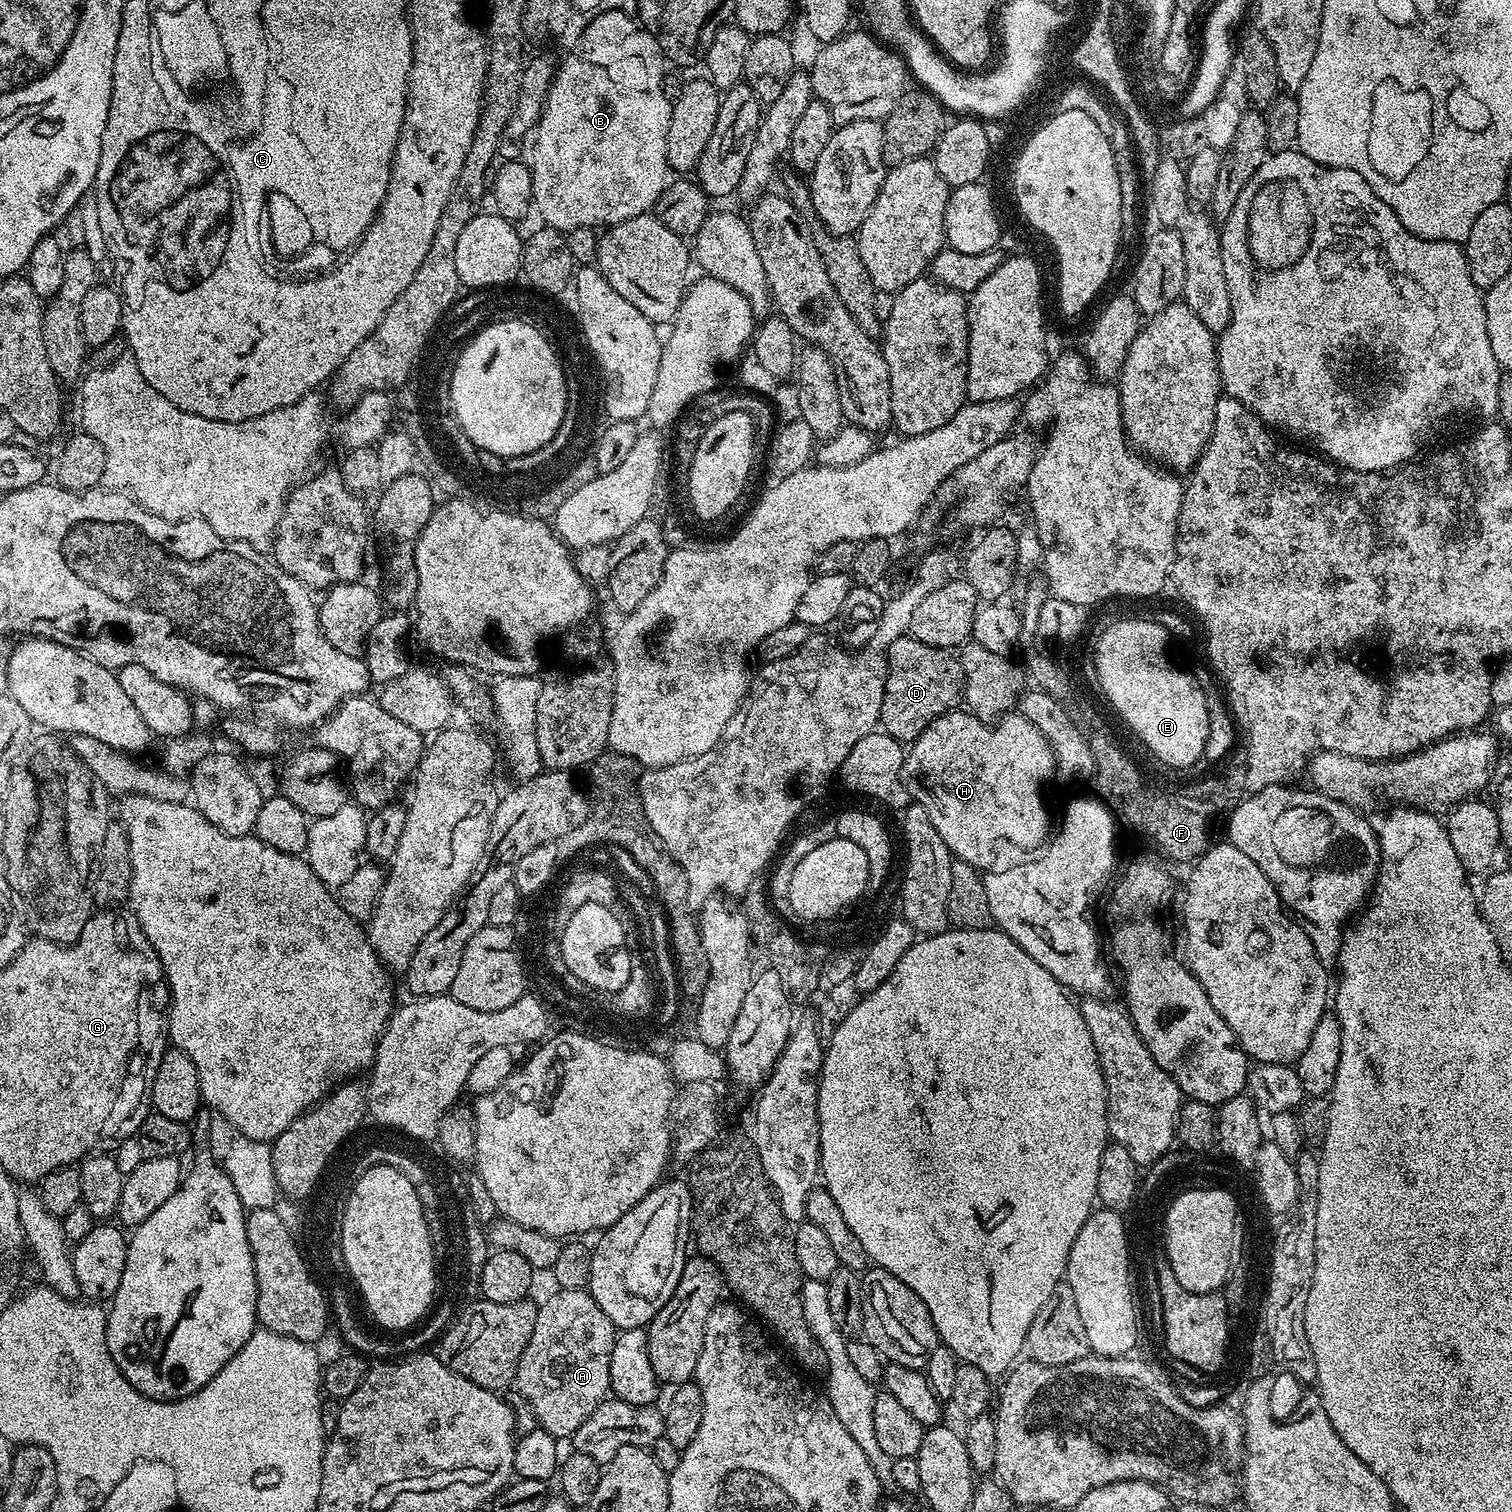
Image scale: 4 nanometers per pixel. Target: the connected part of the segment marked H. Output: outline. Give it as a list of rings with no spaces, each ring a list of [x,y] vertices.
[[[953,710],[934,718],[934,722],[930,722],[930,726],[926,726],[926,730],[922,730],[920,737],[911,741],[907,749],[903,778],[908,796],[929,814],[931,822],[934,822],[935,829],[946,842],[953,857],[970,862],[977,870],[987,869],[991,865],[988,863],[995,858],[996,847],[1003,840],[1016,848],[1039,849],[1049,839],[1048,812],[1044,809],[1043,798],[1040,797],[1046,778],[1054,772],[1048,762],[1044,766],[1038,766],[1036,762],[1034,782],[994,782],[996,774],[1008,774],[1008,756],[1012,756],[1014,752],[1016,758],[1018,746],[1022,746],[1022,742],[1010,744],[1006,742],[1006,738],[1024,738],[1030,725],[1025,716],[1019,714],[1005,714],[991,724],[979,720],[967,710]]]

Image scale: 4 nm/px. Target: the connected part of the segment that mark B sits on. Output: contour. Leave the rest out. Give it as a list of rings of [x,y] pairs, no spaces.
[[[617,11],[618,12],[600,12],[593,18],[593,20],[592,18],[589,19],[582,35],[582,43],[575,50],[569,51],[566,55],[568,57],[566,57],[564,61],[562,59],[559,61],[556,77],[552,79],[552,85],[550,86],[548,97],[544,103],[544,112],[540,116],[540,121],[536,123],[534,135],[530,140],[530,148],[532,144],[532,160],[530,159],[530,167],[532,170],[532,181],[534,182],[532,203],[535,211],[537,213],[540,211],[540,216],[544,219],[541,221],[543,221],[547,227],[556,228],[565,234],[572,234],[572,231],[574,231],[575,228],[600,228],[599,230],[604,230],[613,224],[620,224],[624,220],[629,220],[635,216],[643,216],[651,213],[656,207],[657,198],[663,194],[665,187],[670,180],[670,169],[668,167],[668,131],[670,130],[670,118],[672,117],[672,100],[670,99],[670,96],[667,96],[667,94],[664,93],[664,64],[666,65],[666,60],[661,53],[659,42],[645,30],[644,25],[640,23],[639,19],[637,19],[635,15],[629,14],[627,11]]]

